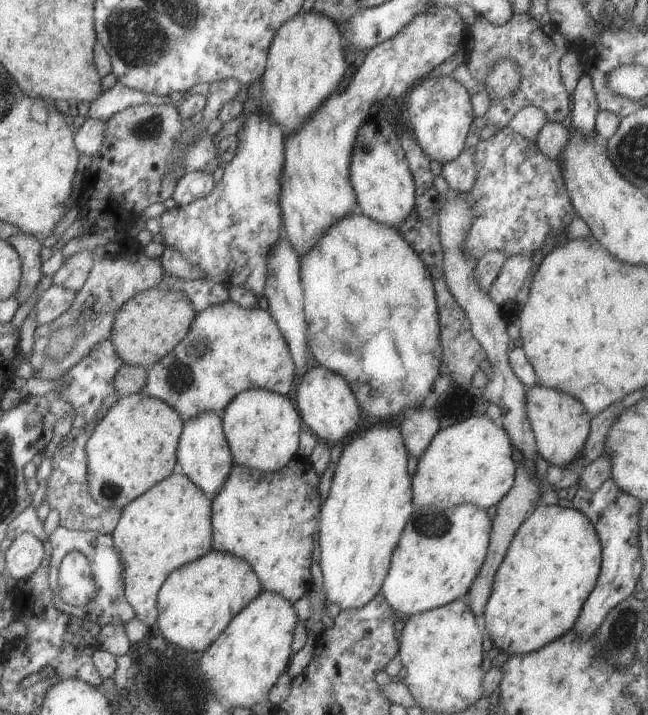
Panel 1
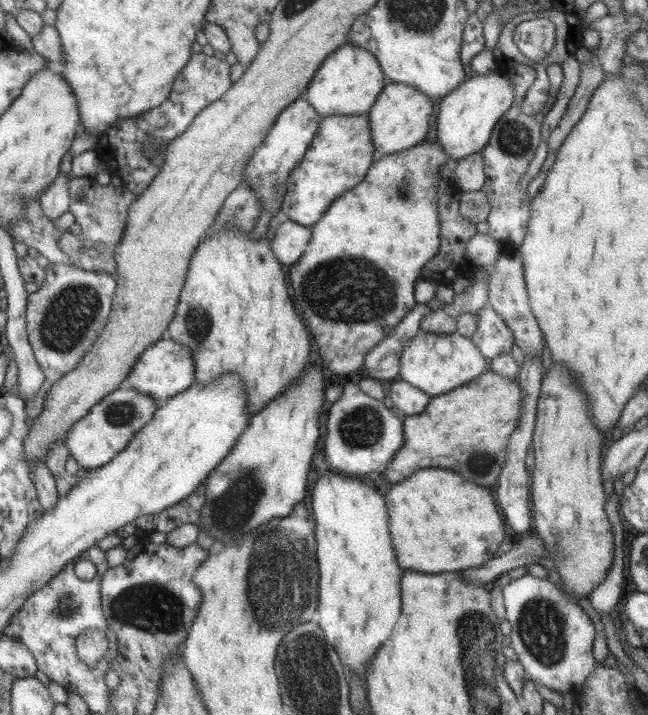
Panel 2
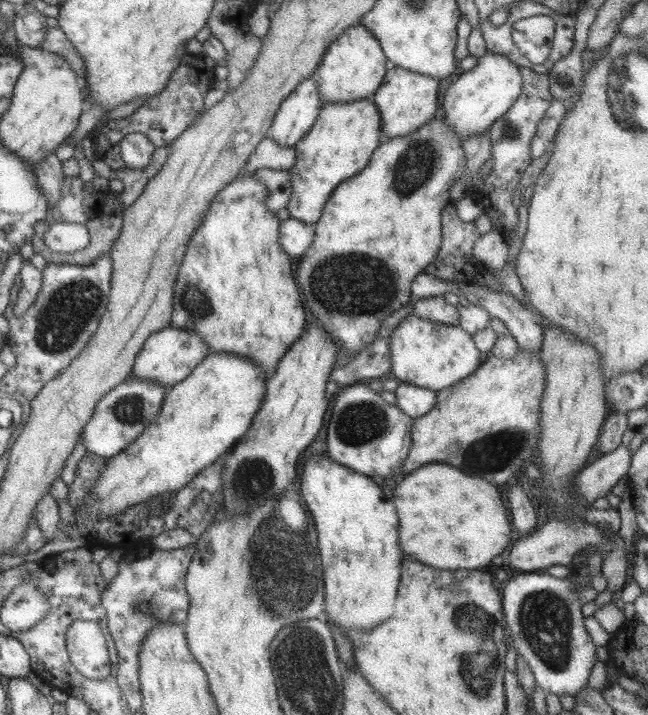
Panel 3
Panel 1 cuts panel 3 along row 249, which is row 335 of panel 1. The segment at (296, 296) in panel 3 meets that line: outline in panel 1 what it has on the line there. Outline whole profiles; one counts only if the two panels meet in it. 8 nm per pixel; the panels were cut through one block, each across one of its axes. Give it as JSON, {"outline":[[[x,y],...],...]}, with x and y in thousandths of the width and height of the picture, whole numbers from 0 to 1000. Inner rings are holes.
{"outline":[[[350,420],[344,425],[319,428],[304,436],[282,470],[282,476],[267,485],[264,495],[245,502],[225,516],[227,529],[218,550],[244,557],[270,572],[281,589],[292,587],[313,576],[341,575],[366,550],[387,543],[409,543],[424,551],[449,554],[457,536],[457,522],[449,495],[443,490],[440,473],[434,470],[424,448],[414,434],[392,427],[383,431]]]}

